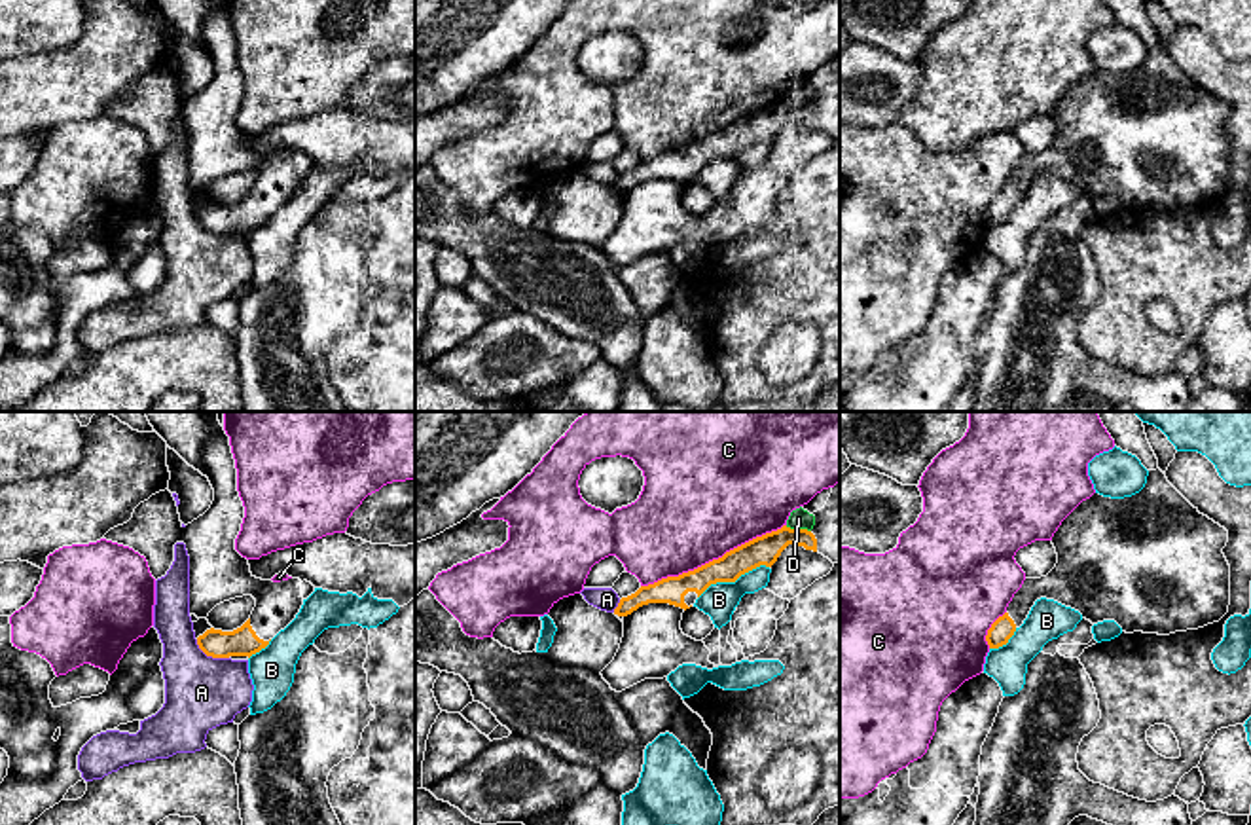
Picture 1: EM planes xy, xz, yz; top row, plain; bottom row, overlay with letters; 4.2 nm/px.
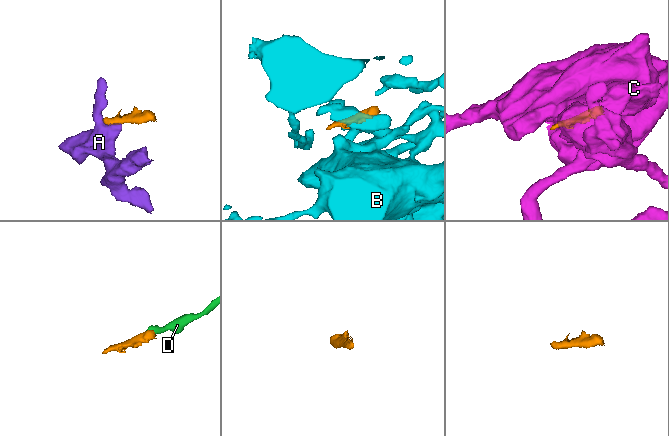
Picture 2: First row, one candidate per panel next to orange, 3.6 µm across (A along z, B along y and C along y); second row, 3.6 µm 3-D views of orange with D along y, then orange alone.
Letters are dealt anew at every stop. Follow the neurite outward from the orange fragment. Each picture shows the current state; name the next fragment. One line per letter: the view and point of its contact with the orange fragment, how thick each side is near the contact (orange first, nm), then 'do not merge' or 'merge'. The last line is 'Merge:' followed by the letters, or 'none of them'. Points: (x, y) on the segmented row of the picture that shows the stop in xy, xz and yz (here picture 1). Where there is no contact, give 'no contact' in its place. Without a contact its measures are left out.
A: meets orange in xy at (211, 655); 130 nm thick on the orange side, 320 nm on the other; do not merge
B: meets orange in xz at (732, 581); 130 nm thick on the orange side, 150 nm on the other; do not merge
C: meets orange in xz at (713, 560); 130 nm thick on the orange side, 480 nm on the other; do not merge
D: meets orange in xz at (798, 530); 130 nm thick on the orange side, 90 nm on the other; do not merge
Merge: none of them

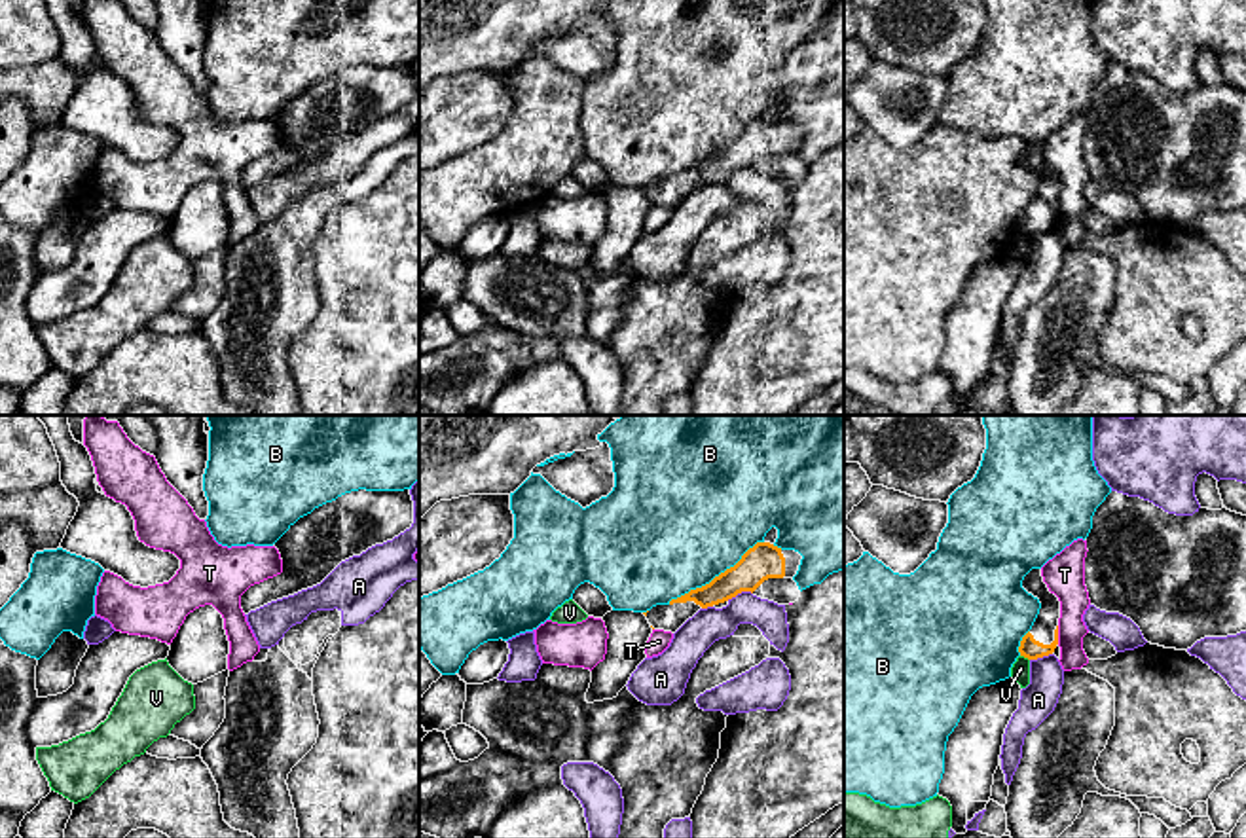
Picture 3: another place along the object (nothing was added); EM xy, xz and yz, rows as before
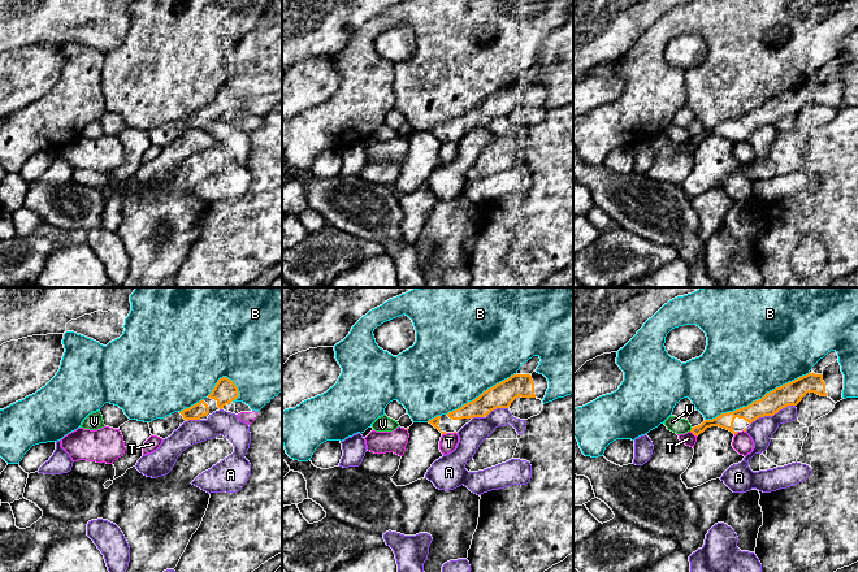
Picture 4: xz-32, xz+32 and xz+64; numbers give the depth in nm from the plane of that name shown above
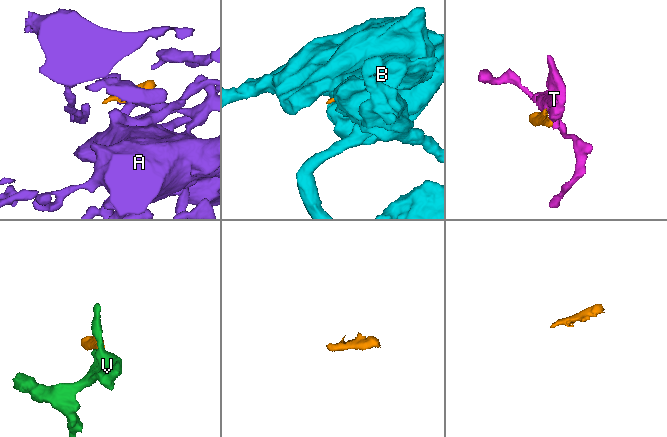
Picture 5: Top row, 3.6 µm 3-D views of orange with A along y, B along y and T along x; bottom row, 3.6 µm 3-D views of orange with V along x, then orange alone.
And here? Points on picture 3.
A: meets orange in xz at (738, 592); 150 nm thick on the orange side, 150 nm on the other; do not merge
B: meets orange in xz at (715, 577); 150 nm thick on the orange side, 500 nm on the other; do not merge
T: meets orange in yz at (1057, 636); 90 nm thick on the orange side, 160 nm on the other; merge
V: meets orange in yz at (1025, 656); 90 nm thick on the orange side, 80 nm on the other; do not merge
Merge: T

